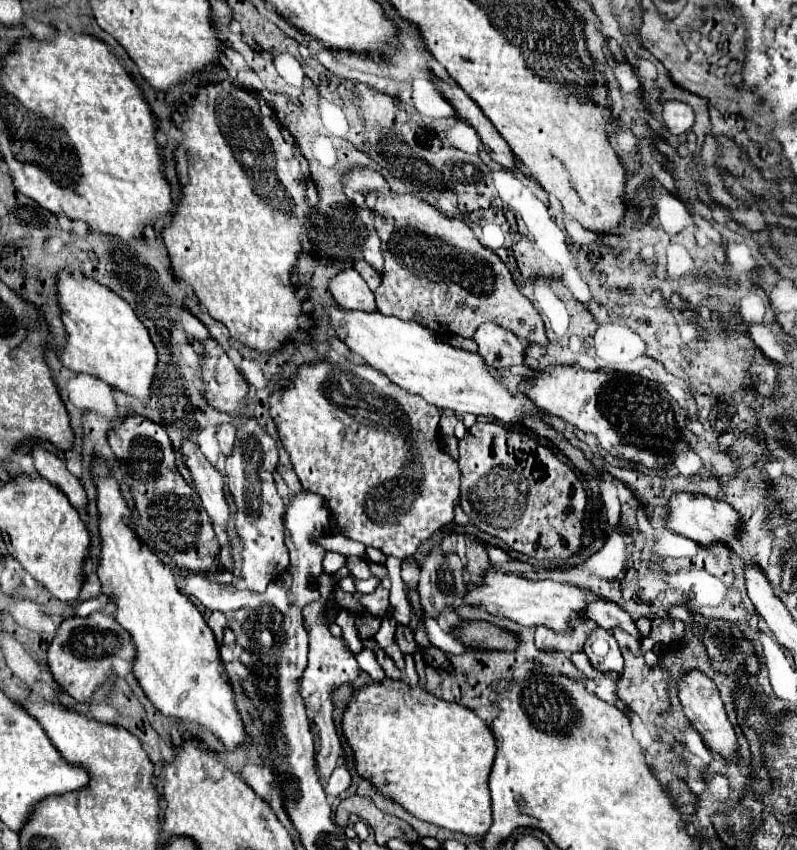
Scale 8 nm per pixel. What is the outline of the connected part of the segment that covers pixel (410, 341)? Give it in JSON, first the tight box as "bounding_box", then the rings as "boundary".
{"bounding_box":[324,305,536,425],"boundary":[[[326,305],[324,315],[330,319],[334,337],[338,337],[354,355],[372,369],[384,373],[398,387],[422,395],[430,405],[450,409],[460,417],[468,413],[492,415],[506,425],[518,425],[522,415],[536,417],[532,411],[536,405],[518,389],[518,383],[524,381],[522,375],[504,371],[504,381],[498,381],[492,375],[494,369],[490,369],[478,353],[468,353],[442,343],[434,331],[418,323],[406,323],[378,311],[348,311],[340,305]]]}

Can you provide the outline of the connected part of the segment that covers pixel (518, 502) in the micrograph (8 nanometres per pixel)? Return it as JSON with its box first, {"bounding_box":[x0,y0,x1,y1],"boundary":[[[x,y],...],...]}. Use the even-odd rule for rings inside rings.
{"bounding_box":[458,423,586,559],"boundary":[[[474,423],[466,435],[460,439],[460,461],[458,461],[458,467],[460,467],[460,505],[464,509],[464,513],[470,517],[470,523],[474,527],[478,527],[480,531],[492,535],[492,537],[498,537],[502,539],[510,549],[514,551],[520,551],[528,557],[534,557],[534,559],[568,559],[572,555],[576,555],[580,551],[580,537],[584,535],[584,529],[582,529],[582,523],[584,523],[584,507],[586,507],[586,491],[582,487],[582,483],[578,481],[578,477],[572,473],[572,469],[568,465],[564,465],[550,449],[538,445],[532,437],[524,435],[522,431],[514,429],[514,427],[506,427],[502,423]]]}

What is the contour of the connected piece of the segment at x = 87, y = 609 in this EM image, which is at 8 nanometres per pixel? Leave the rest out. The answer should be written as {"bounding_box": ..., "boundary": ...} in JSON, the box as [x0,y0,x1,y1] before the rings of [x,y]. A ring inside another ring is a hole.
{"bounding_box":[76,594,116,617],"boundary":[[[100,594],[96,598],[88,599],[87,601],[83,601],[80,603],[80,606],[76,612],[78,616],[86,617],[90,613],[94,611],[99,611],[104,608],[109,608],[114,610],[116,608],[116,605],[110,601],[110,598],[107,595]]]}

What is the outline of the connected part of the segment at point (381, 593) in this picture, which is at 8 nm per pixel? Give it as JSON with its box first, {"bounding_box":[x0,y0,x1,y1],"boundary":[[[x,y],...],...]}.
{"bounding_box":[360,585,390,617],"boundary":[[[378,585],[376,591],[360,597],[360,607],[362,607],[364,611],[368,611],[370,615],[374,615],[374,617],[384,617],[384,615],[390,611],[388,591],[386,591],[382,585]]]}

